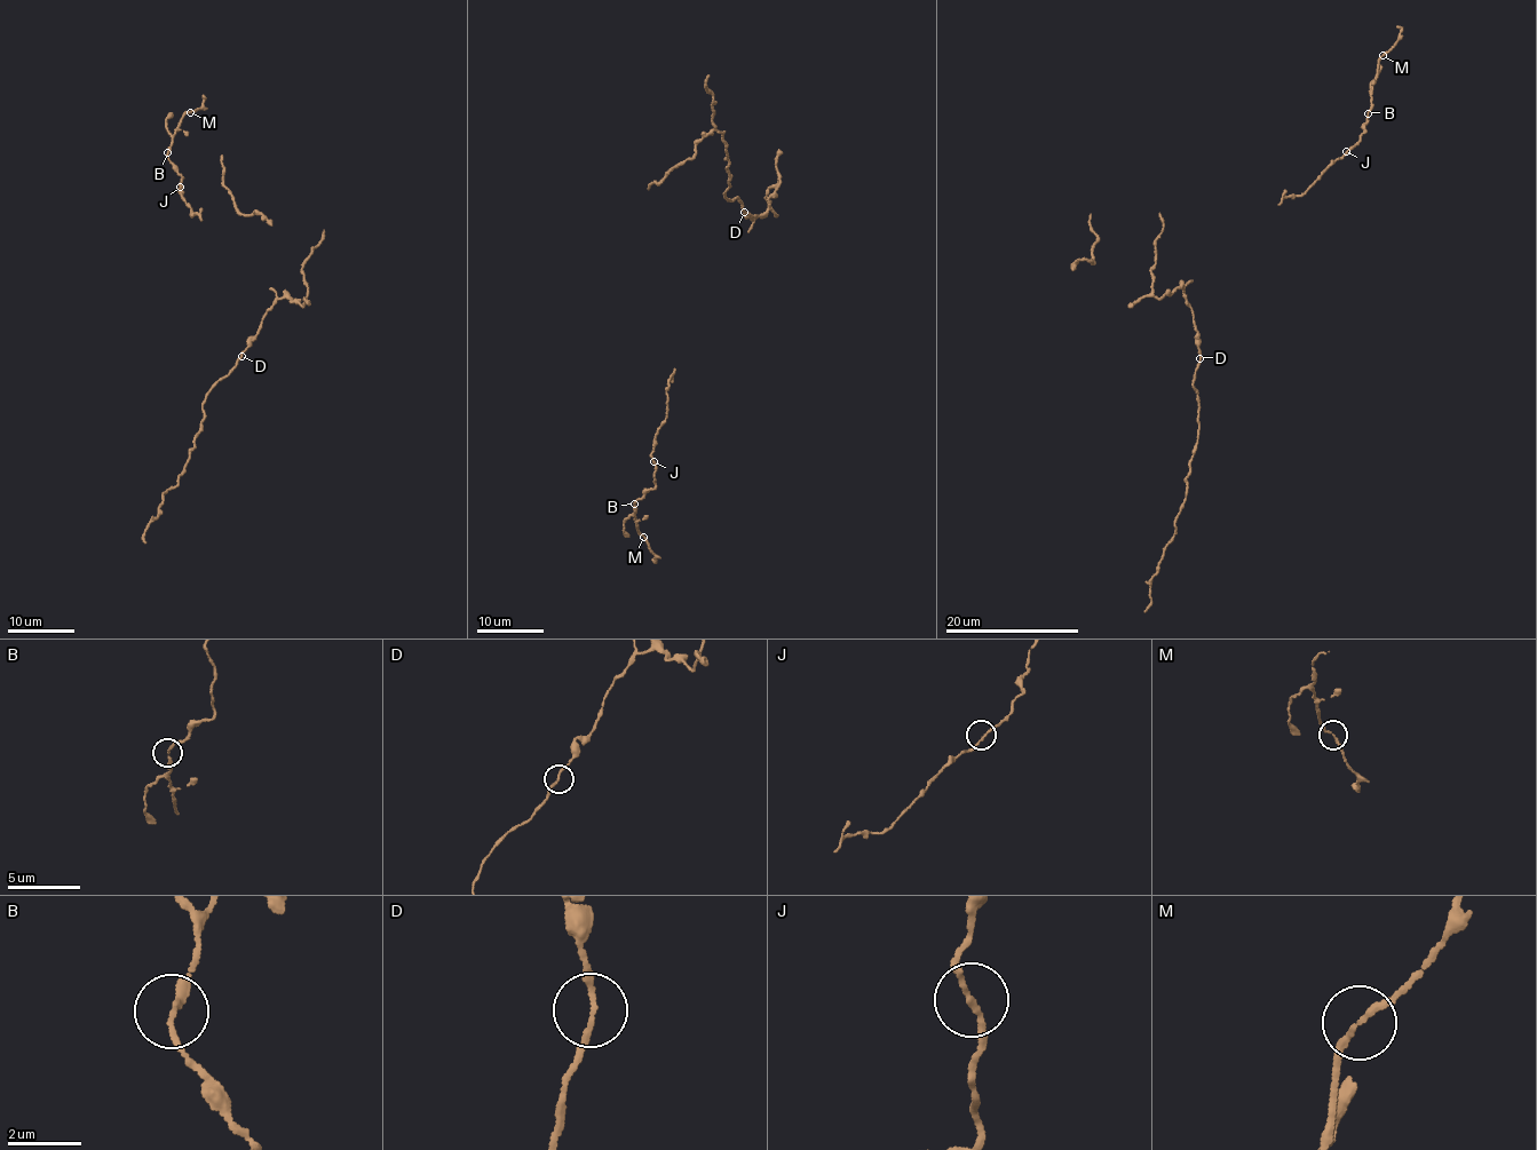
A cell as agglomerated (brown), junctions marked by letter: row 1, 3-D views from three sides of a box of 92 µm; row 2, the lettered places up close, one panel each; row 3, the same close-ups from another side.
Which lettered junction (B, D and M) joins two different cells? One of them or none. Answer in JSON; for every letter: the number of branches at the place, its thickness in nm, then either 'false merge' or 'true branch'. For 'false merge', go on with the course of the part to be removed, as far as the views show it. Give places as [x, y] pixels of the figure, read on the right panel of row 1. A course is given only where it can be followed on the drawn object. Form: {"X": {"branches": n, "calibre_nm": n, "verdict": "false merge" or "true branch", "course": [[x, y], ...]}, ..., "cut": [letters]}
{"B": {"branches": 2, "calibre_nm": 130, "verdict": "true branch"}, "D": {"branches": 2, "calibre_nm": 130, "verdict": "true branch"}, "M": {"branches": 2, "calibre_nm": 150, "verdict": "true branch"}, "cut": []}

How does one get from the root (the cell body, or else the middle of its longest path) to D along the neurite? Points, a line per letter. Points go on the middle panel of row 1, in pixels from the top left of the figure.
D: (747, 232), (757, 215), (751, 219), (752, 214), (744, 212)

